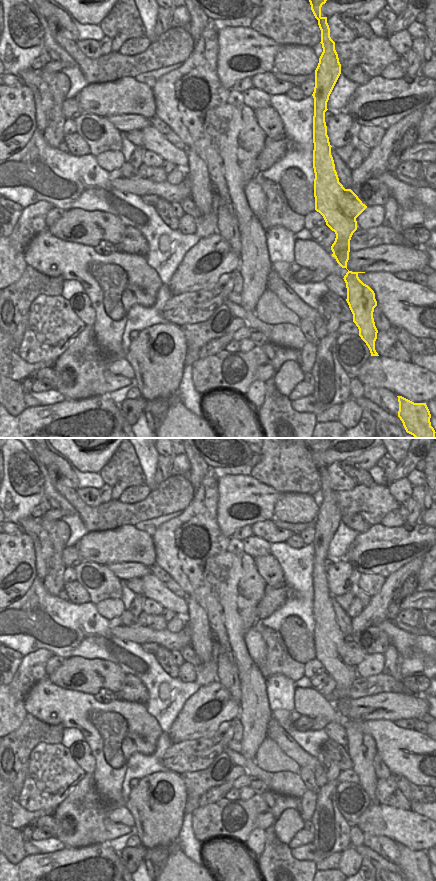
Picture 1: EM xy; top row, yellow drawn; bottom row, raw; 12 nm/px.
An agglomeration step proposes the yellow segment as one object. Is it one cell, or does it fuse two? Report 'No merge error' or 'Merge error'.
Merge error

